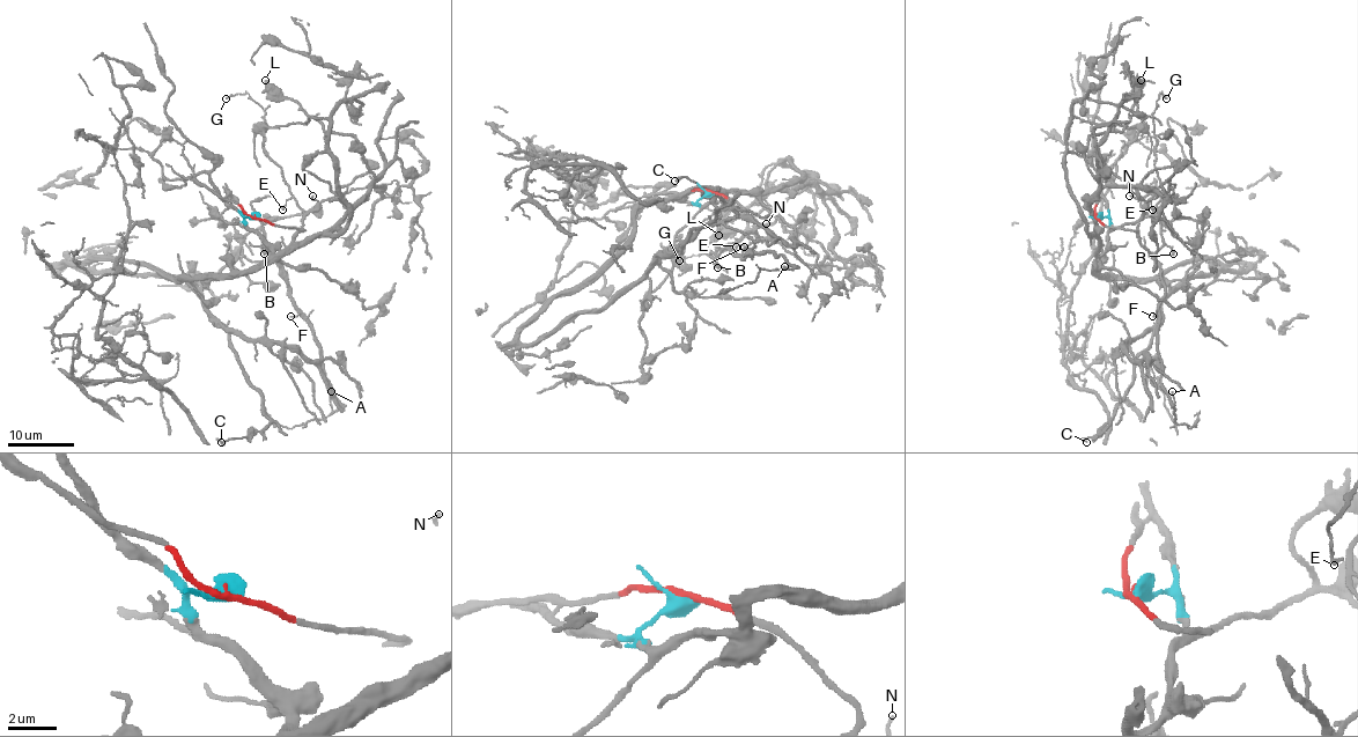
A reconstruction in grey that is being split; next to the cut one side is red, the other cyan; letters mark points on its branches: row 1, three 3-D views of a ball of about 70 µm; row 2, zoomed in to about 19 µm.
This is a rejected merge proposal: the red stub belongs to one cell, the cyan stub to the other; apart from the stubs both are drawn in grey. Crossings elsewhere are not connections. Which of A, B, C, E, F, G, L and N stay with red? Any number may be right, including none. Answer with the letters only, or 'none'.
A, B, E, F, G, N

